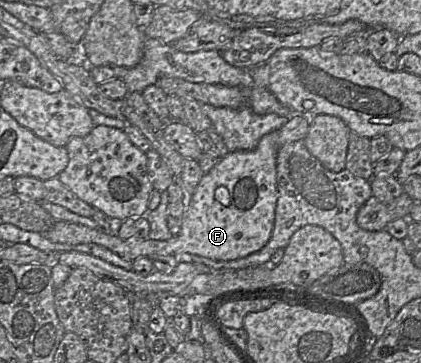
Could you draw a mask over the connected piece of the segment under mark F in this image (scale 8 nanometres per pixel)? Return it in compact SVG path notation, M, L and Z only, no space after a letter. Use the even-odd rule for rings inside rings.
M291 114L278 130L265 134L252 150L228 152L200 179L188 206L184 207L180 231L168 240L121 239L99 228L56 221L54 226L41 234L54 243L94 243L108 248L119 257L133 261L137 257L157 255L195 254L216 261L245 258L262 249L269 241L275 222L277 192L277 153L287 143L303 141L308 134L310 119Z

